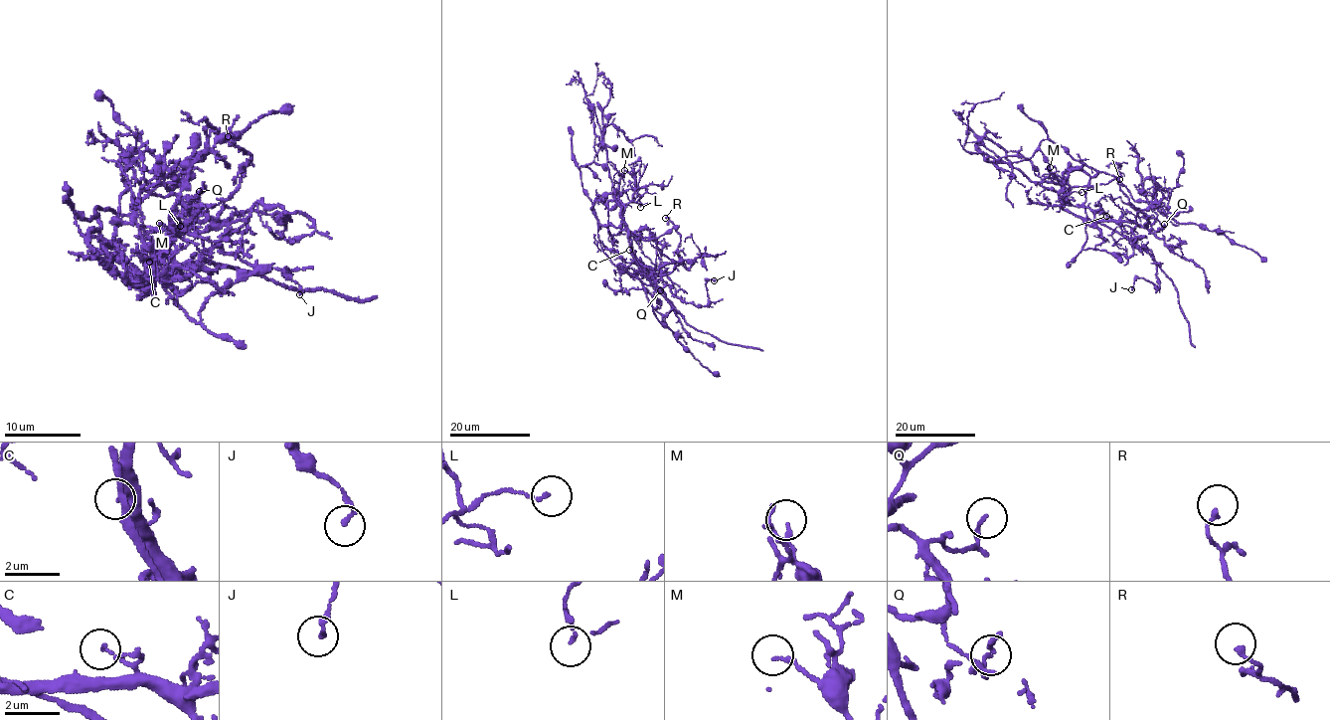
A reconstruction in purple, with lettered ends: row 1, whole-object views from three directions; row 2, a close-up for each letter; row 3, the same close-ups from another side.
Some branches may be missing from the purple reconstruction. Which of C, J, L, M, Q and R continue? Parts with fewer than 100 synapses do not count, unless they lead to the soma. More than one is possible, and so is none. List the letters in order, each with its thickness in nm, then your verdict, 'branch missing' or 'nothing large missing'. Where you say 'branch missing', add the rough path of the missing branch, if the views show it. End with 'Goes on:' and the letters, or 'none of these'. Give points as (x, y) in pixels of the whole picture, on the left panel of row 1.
C: 90 nm thick; nothing large missing
J: 180 nm thick; nothing large missing
L: 110 nm thick; nothing large missing
M: 140 nm thick; nothing large missing
Q: 140 nm thick; nothing large missing
R: 160 nm thick; nothing large missing
Goes on: none of these

